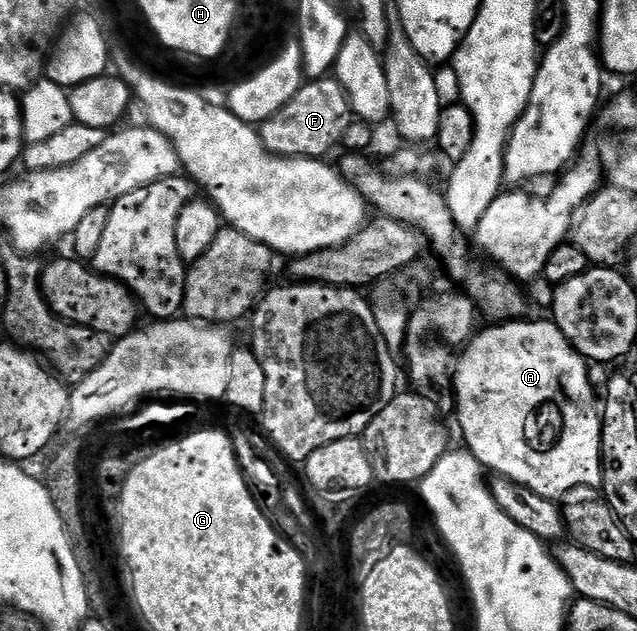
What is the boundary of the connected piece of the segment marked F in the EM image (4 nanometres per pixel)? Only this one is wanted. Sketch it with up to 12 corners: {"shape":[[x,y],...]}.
{"shape":[[334,78],[309,79],[260,140],[275,156],[327,157],[353,122]]}

